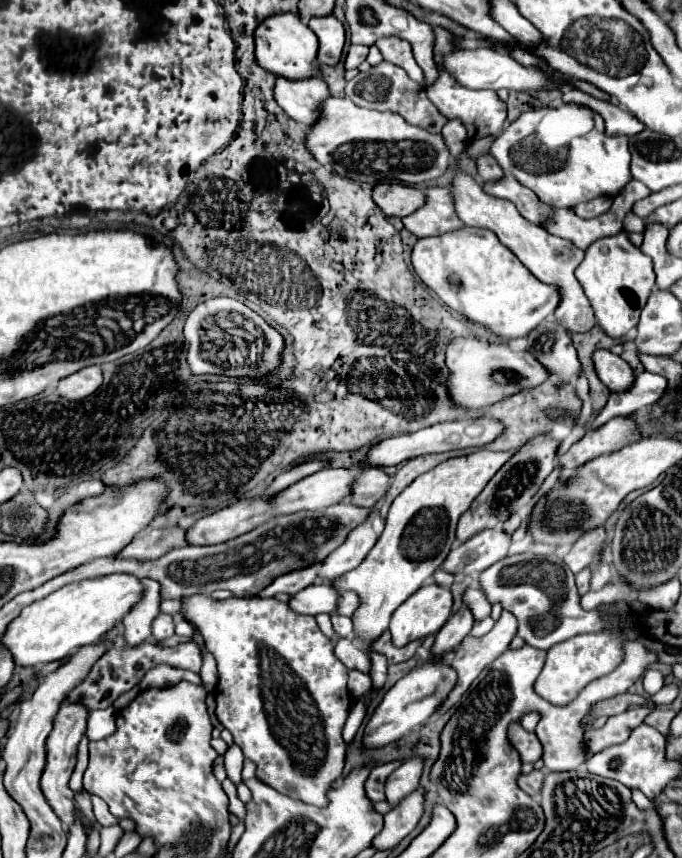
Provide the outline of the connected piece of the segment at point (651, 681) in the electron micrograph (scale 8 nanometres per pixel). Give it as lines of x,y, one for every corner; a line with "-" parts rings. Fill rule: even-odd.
648,669
646,671
646,677
644,677
644,689
648,695
654,695
658,693
660,689
664,687
664,677
656,669

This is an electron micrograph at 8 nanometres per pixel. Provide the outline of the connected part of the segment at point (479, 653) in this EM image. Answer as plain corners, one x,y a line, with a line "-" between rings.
502,611
490,633
484,637
464,637
464,641
454,651
454,659
450,661
450,665
458,671
458,687
454,687
454,693
448,695
446,703
440,707
440,713
446,713
462,697
470,683
482,673
482,669
508,649
516,633
518,621
508,611

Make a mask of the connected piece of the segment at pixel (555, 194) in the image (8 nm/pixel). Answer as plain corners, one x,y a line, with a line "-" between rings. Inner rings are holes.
560,105
556,109
540,109
522,113
510,127
494,139
490,153
504,169
506,175
512,175
518,183
534,191
540,201
552,207
576,207
582,201
590,201
596,197
616,197
630,181
630,151
628,137
608,137
604,133
604,119
588,107
582,105

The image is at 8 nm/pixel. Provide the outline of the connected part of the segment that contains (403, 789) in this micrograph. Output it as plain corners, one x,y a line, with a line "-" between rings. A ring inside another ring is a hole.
416,755
404,761
386,781
386,799
392,807
396,807
410,791
414,791
420,785
420,777
424,771
424,757

